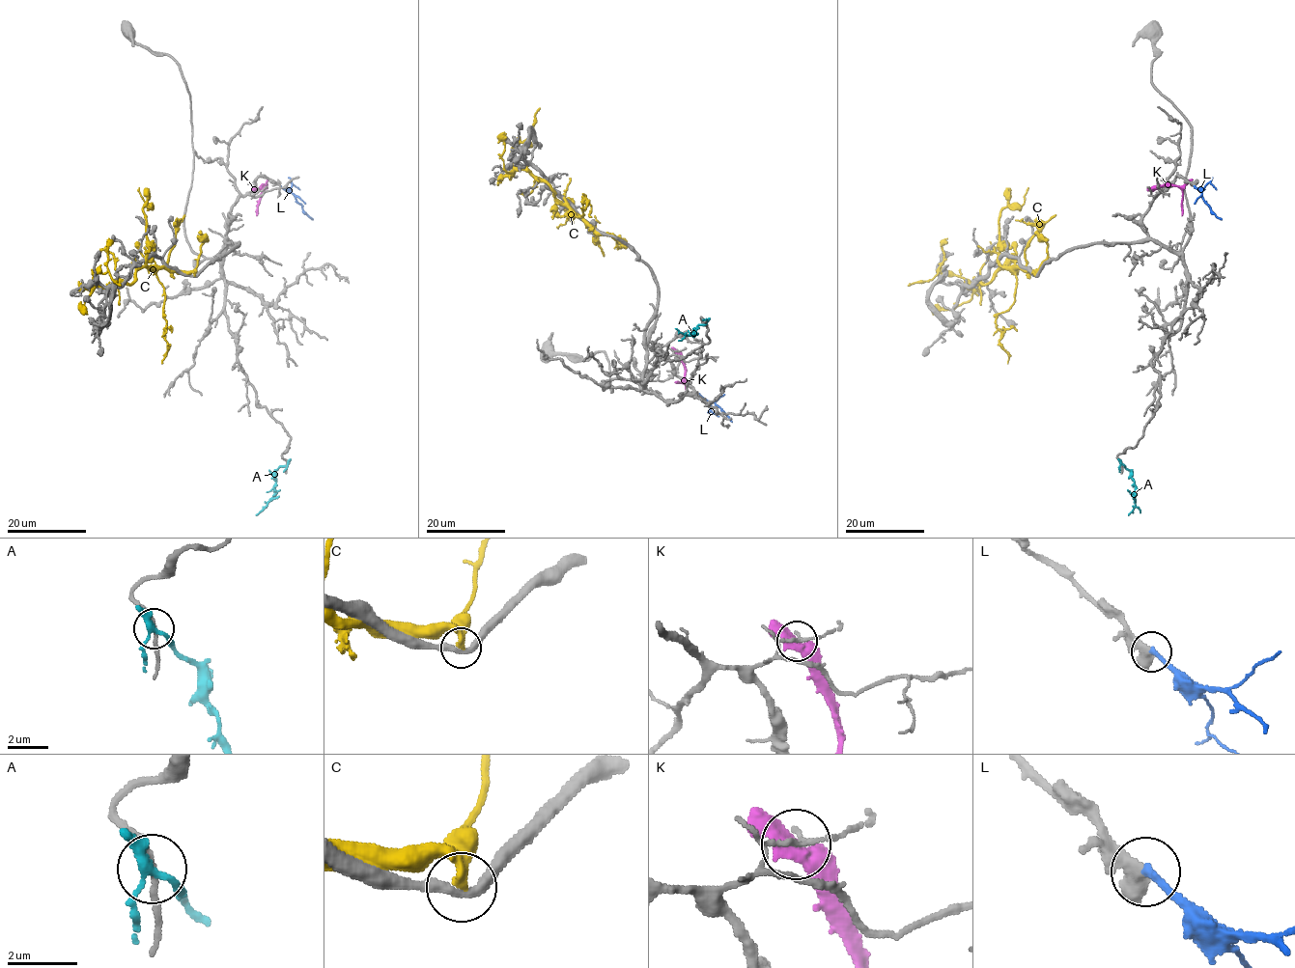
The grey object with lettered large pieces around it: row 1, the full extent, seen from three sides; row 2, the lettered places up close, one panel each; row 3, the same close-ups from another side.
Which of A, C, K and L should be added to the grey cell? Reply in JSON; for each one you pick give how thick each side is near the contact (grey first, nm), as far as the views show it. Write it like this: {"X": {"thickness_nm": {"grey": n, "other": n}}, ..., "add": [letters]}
{"L": {"thickness_nm": {"grey": 320, "other": 260}}, "add": ["L"]}

